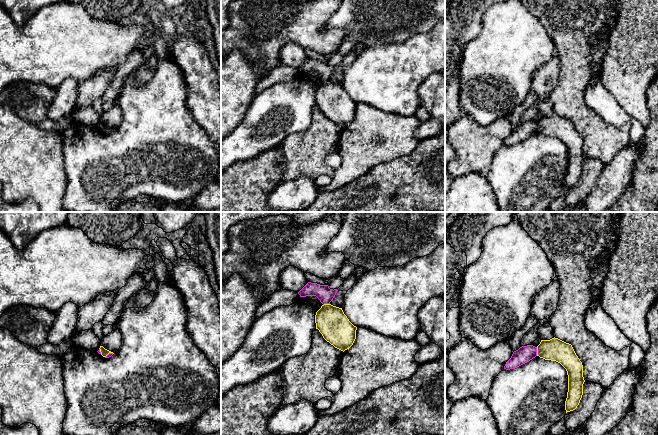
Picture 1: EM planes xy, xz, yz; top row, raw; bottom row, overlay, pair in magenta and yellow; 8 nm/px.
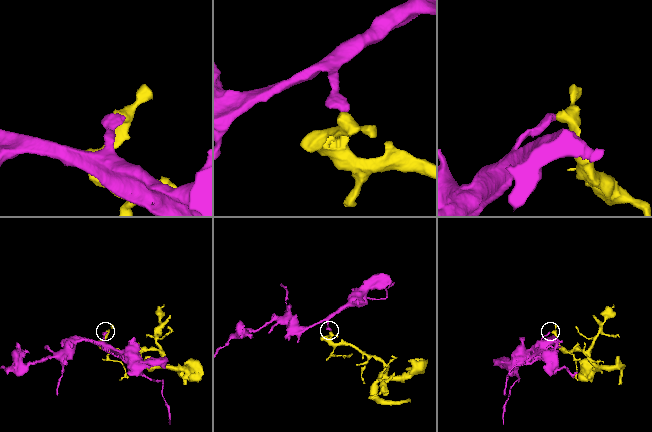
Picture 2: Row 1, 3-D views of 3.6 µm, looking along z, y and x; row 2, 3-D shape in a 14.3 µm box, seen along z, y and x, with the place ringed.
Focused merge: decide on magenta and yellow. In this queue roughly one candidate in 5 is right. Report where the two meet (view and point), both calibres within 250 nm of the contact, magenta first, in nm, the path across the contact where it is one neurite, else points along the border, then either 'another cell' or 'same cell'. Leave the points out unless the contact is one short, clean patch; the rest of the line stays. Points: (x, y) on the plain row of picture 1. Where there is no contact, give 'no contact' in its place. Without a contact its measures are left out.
contact yz (536, 127); calibres 140 and 180 nm; border yz (536, 123), (537, 131); another cell

